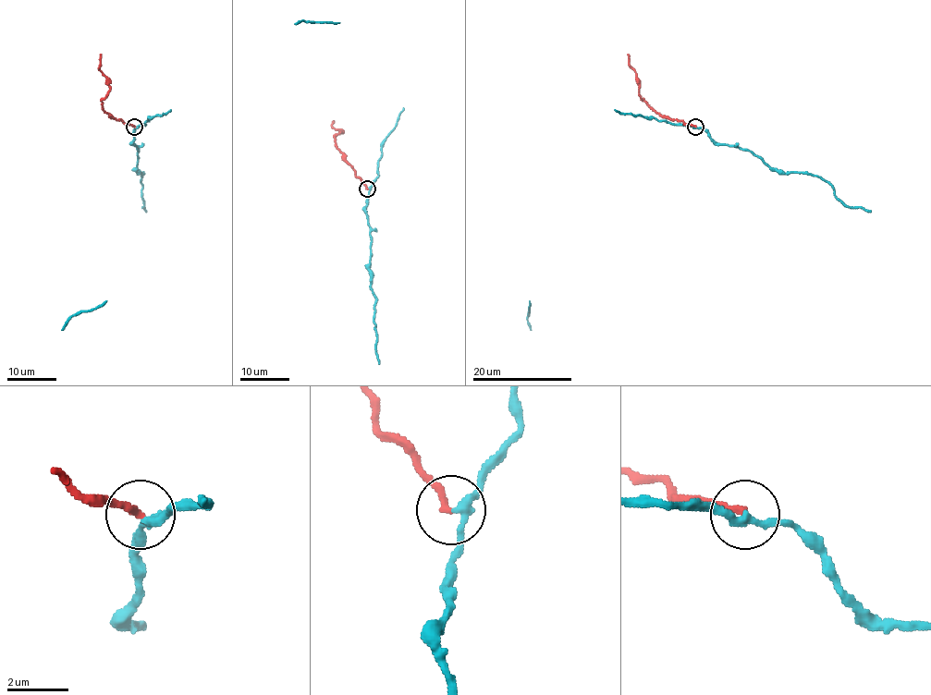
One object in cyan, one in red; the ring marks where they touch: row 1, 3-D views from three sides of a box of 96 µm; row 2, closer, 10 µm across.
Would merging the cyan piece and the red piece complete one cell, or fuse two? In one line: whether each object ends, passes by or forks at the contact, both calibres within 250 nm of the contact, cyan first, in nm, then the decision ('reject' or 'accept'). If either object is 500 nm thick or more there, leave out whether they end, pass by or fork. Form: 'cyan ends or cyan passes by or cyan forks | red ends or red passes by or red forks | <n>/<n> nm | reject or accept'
cyan passes by | red ends | 260/240 nm | reject

